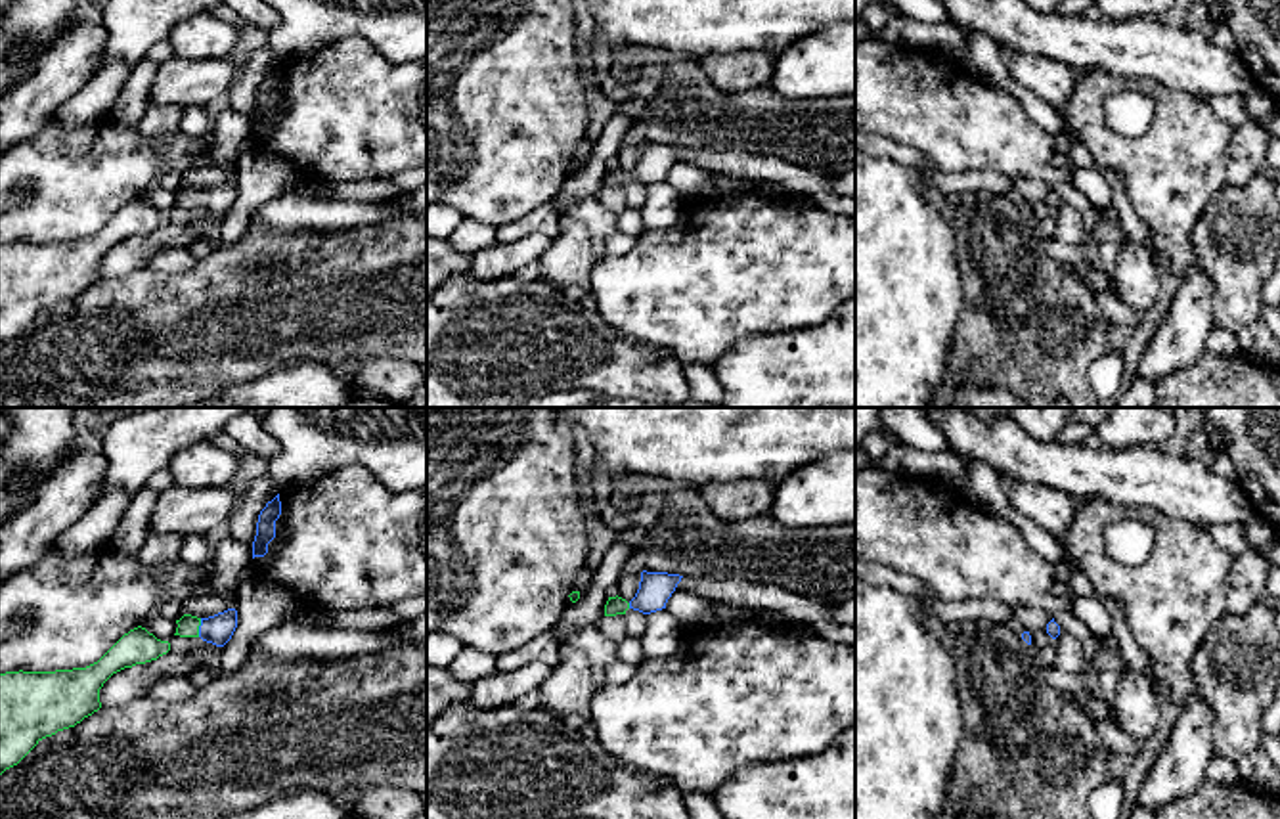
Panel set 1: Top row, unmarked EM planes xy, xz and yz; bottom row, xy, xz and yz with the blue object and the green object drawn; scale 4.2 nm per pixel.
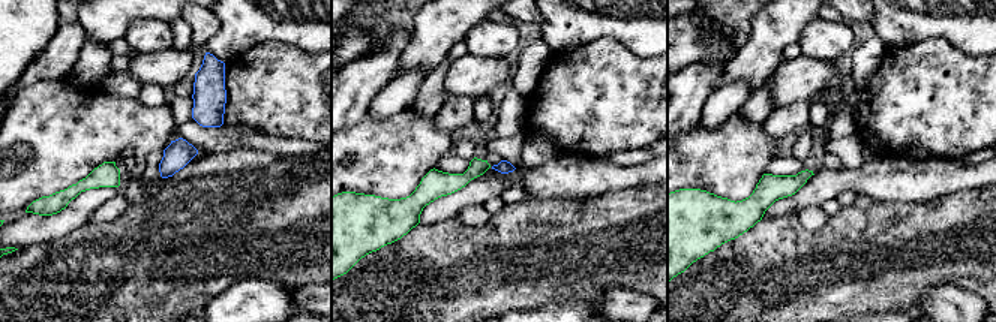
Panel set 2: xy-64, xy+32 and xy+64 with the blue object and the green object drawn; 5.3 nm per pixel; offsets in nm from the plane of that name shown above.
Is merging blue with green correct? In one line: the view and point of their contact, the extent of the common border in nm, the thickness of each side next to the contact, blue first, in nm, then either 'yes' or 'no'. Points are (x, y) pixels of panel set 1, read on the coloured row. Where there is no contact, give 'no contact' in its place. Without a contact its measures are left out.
xy (199, 628) | 80 nm | 120/100 nm | yes

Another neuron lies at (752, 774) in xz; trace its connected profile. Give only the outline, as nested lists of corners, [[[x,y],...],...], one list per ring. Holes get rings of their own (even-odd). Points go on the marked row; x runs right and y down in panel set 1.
[[[855,725],[815,756],[740,767],[714,798],[723,819],[855,819]]]

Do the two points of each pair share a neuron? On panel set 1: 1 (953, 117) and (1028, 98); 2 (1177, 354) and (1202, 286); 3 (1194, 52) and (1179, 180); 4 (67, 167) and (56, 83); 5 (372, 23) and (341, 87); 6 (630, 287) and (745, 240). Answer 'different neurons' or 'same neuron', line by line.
1: different neurons
2: same neuron
3: different neurons
4: different neurons
5: different neurons
6: same neuron

